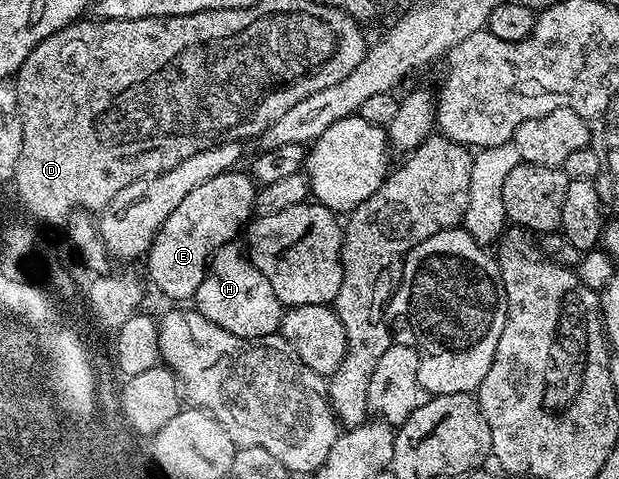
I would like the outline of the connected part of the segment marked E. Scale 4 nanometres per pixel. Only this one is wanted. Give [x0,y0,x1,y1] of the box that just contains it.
[146,169,257,300]

